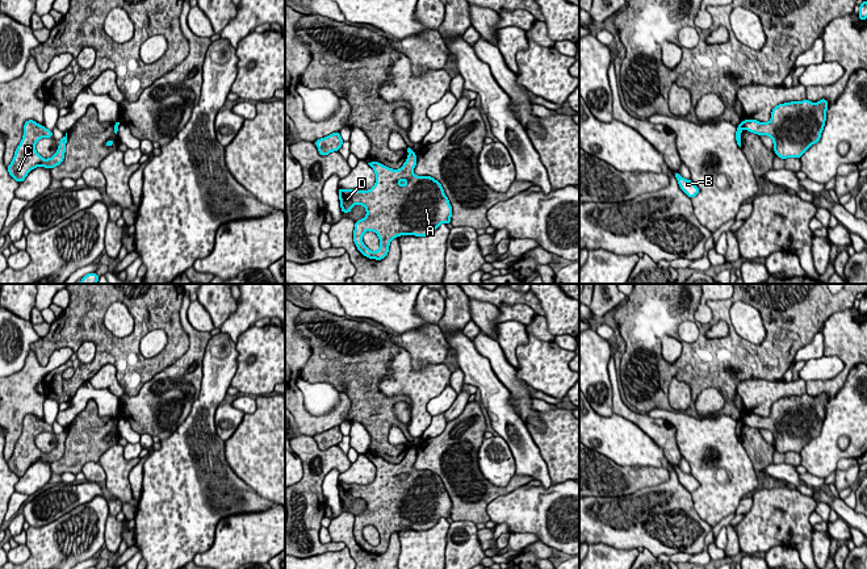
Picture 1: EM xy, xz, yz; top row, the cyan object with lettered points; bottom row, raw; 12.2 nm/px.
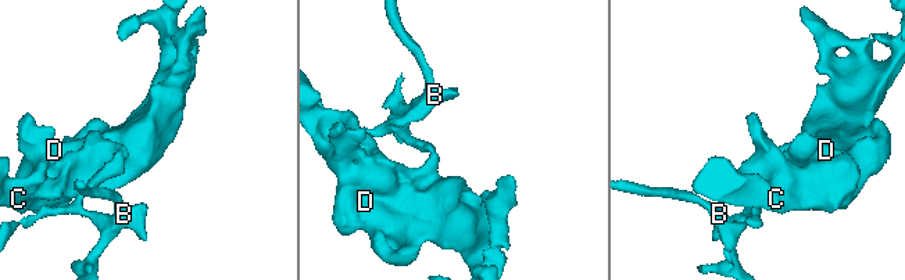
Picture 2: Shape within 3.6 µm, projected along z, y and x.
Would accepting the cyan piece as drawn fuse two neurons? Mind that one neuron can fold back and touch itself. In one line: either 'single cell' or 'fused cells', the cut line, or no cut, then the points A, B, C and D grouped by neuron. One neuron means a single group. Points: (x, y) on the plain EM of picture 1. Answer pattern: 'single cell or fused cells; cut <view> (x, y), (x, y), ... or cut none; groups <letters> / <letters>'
fused cells; cut yz (741, 417), (744, 422); groups A C D / B

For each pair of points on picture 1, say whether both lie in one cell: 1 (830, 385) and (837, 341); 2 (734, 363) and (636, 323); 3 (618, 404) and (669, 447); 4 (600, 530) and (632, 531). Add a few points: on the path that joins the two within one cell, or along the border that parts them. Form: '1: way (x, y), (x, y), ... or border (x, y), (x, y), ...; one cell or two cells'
1: way (842, 375), (846, 369), (846, 352); one cell
2: way (710, 363), (703, 363), (661, 323); one cell
3: way (631, 415), (641, 419), (657, 434); one cell
4: way (608, 530), (624, 531); one cell

